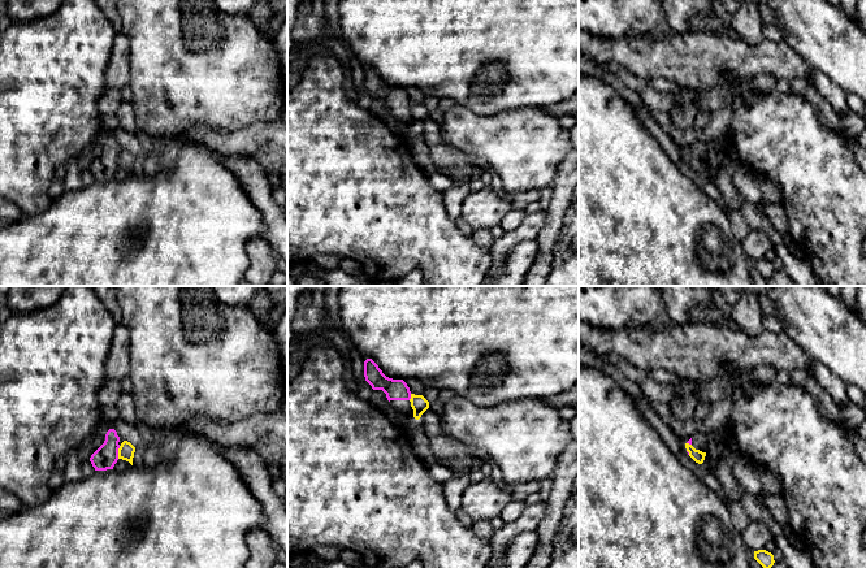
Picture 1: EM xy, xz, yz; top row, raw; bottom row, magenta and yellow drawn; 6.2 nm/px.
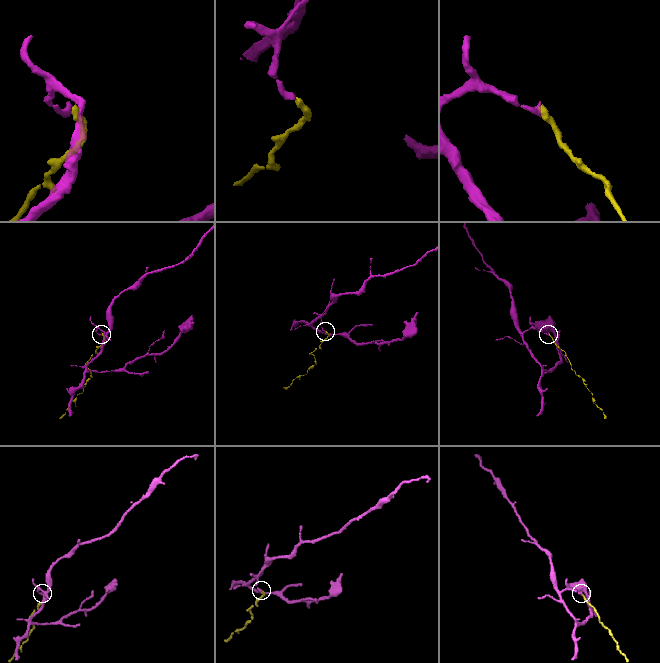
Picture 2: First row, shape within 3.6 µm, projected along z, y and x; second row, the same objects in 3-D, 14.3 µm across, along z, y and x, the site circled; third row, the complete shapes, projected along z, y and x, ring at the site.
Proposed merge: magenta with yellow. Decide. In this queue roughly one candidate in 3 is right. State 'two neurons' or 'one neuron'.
two neurons

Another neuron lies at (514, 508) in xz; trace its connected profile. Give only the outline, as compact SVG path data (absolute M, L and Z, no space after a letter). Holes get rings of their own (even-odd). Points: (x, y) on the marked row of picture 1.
M511 500L501 512L501 517L505 523L515 521L525 510L524 500Z

